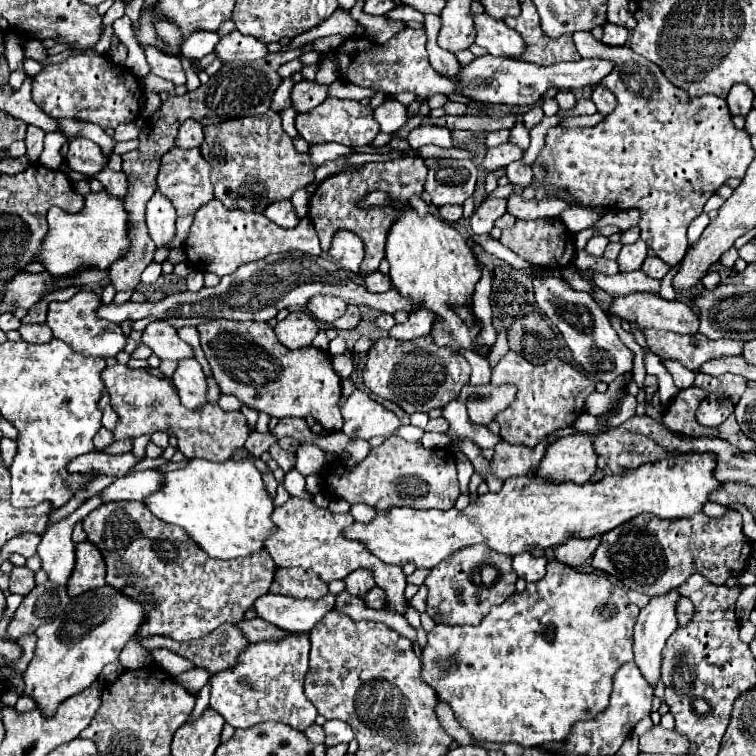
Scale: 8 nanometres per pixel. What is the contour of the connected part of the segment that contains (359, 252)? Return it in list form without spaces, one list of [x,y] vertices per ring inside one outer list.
[[[339,230],[331,240],[327,256],[339,262],[343,268],[359,274],[359,264],[363,260],[363,242],[361,238],[357,238],[357,234],[349,230]]]

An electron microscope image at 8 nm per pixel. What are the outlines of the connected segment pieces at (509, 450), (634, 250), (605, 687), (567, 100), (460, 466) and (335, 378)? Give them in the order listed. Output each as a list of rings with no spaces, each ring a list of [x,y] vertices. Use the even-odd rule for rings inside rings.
[[[543,438],[535,448],[513,446],[505,440],[499,440],[499,444],[495,446],[495,454],[489,460],[489,470],[499,480],[525,476],[541,460],[541,456],[545,454],[545,446],[547,446],[547,438]]]
[[[639,238],[633,244],[623,244],[619,258],[617,258],[617,264],[619,264],[621,272],[633,272],[633,270],[641,268],[645,258],[647,258],[647,244]]]
[[[549,562],[547,564],[547,574],[537,580],[527,584],[523,592],[511,594],[501,606],[493,608],[479,626],[449,626],[449,624],[437,624],[429,634],[429,642],[423,650],[421,662],[423,662],[423,672],[421,678],[435,688],[437,696],[445,700],[453,714],[455,720],[471,734],[473,742],[493,742],[493,744],[521,744],[521,746],[541,746],[547,742],[561,742],[571,734],[573,724],[583,722],[583,720],[593,720],[599,712],[603,712],[609,706],[611,690],[613,690],[613,676],[621,664],[633,660],[633,626],[637,622],[639,608],[629,602],[627,592],[613,584],[607,576],[603,574],[587,574],[587,572],[577,572],[571,566],[565,566],[561,562]]]
[[[569,90],[559,92],[559,94],[555,96],[555,100],[559,102],[561,110],[571,110],[571,108],[575,108],[575,106],[577,106],[577,100],[575,100],[575,96],[573,96]]]
[[[462,453],[455,455],[455,464],[458,473],[459,487],[462,494],[468,494],[468,485],[474,473],[474,467],[469,459]]]
[[[221,318],[199,324],[197,330],[221,394],[233,394],[245,406],[275,418],[313,416],[325,430],[341,430],[341,376],[333,370],[329,352],[315,346],[289,350],[277,340],[267,322],[233,322]]]

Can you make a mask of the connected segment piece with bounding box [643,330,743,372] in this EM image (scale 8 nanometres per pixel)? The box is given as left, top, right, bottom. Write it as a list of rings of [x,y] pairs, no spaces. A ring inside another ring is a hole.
[[[643,330],[645,342],[653,354],[665,360],[677,360],[685,368],[697,372],[705,362],[721,358],[721,356],[741,356],[743,342],[741,340],[709,340],[703,334],[681,336],[673,332],[657,332]]]

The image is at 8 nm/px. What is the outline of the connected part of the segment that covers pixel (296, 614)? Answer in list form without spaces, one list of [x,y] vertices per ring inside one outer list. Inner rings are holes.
[[[265,594],[255,600],[253,608],[259,618],[287,630],[287,632],[309,632],[329,608],[335,606],[335,596],[327,594],[321,600],[297,600],[279,594]]]

